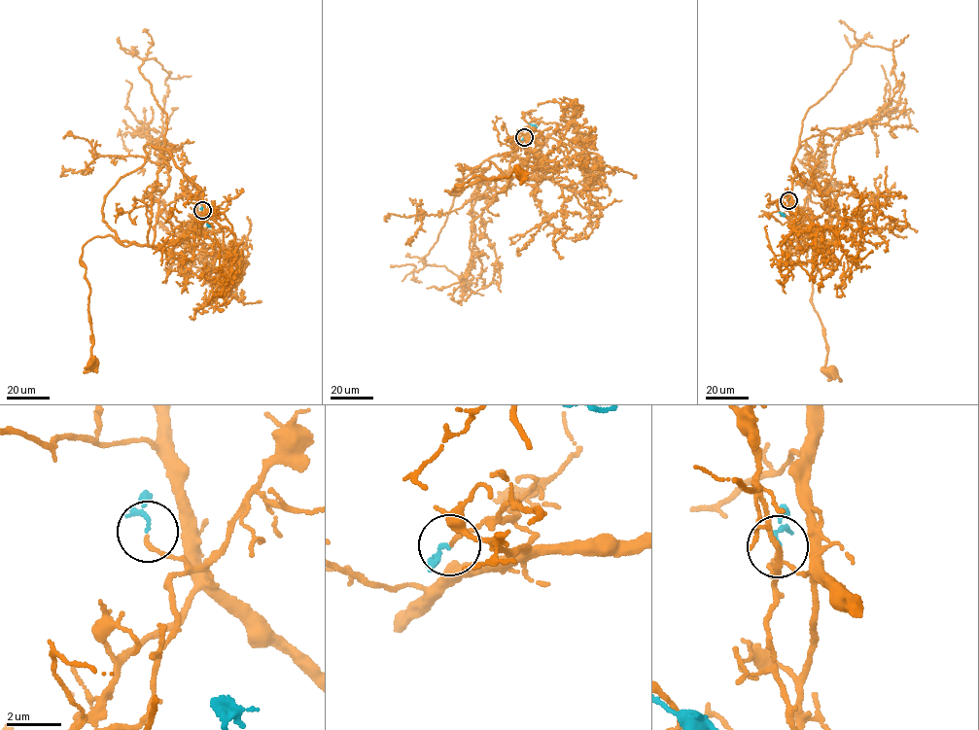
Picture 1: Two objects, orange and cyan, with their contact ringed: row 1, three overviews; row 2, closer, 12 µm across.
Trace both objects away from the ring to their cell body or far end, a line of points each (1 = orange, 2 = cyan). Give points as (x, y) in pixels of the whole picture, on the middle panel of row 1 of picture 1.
1: (524, 137), (531, 134), (523, 177), (500, 175), (453, 190), (477, 175), (492, 180), (514, 169), (519, 174)
2: (523, 137), (529, 123), (537, 126)

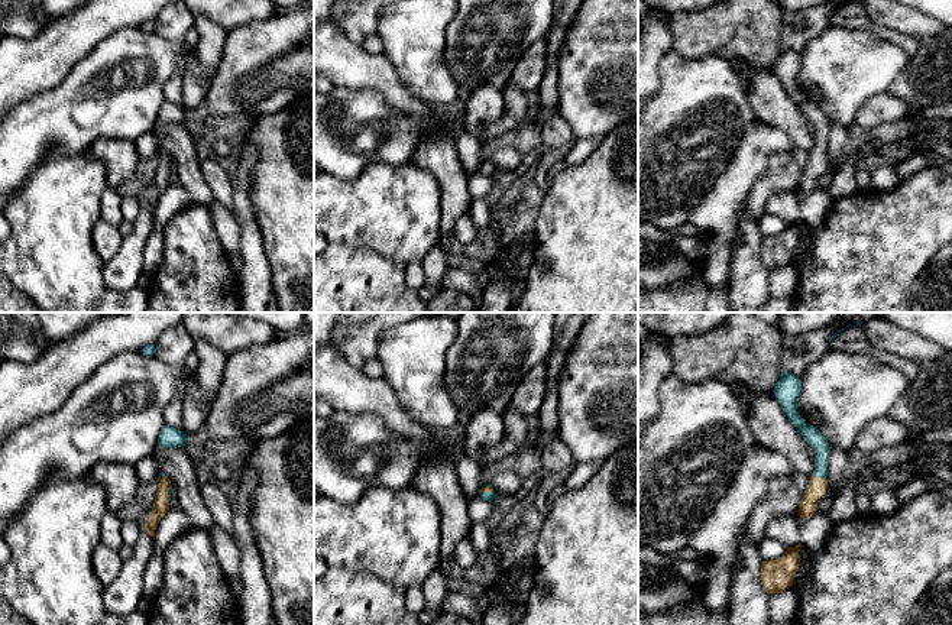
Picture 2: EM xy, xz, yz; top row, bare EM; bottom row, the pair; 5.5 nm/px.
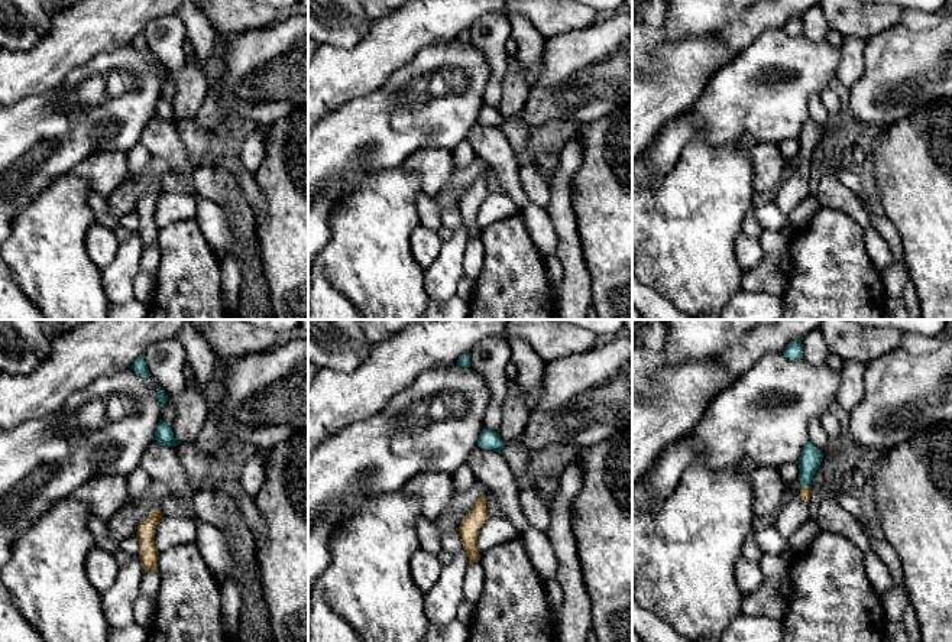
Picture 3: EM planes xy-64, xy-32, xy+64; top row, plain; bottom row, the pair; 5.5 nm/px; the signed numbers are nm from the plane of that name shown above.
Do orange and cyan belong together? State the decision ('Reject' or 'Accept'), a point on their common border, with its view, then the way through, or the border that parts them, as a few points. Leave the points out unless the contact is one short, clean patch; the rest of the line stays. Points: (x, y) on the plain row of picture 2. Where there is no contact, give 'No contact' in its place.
Reject. Touches orange at yz (819, 154)

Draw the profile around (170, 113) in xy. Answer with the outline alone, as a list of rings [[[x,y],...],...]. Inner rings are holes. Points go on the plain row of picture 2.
[[[165,100],[159,109],[158,119],[166,124],[184,123],[187,119],[187,109]]]

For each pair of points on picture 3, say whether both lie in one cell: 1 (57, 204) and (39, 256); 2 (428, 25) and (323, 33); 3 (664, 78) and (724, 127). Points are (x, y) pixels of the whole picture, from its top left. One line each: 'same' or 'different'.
1: same
2: different
3: different

